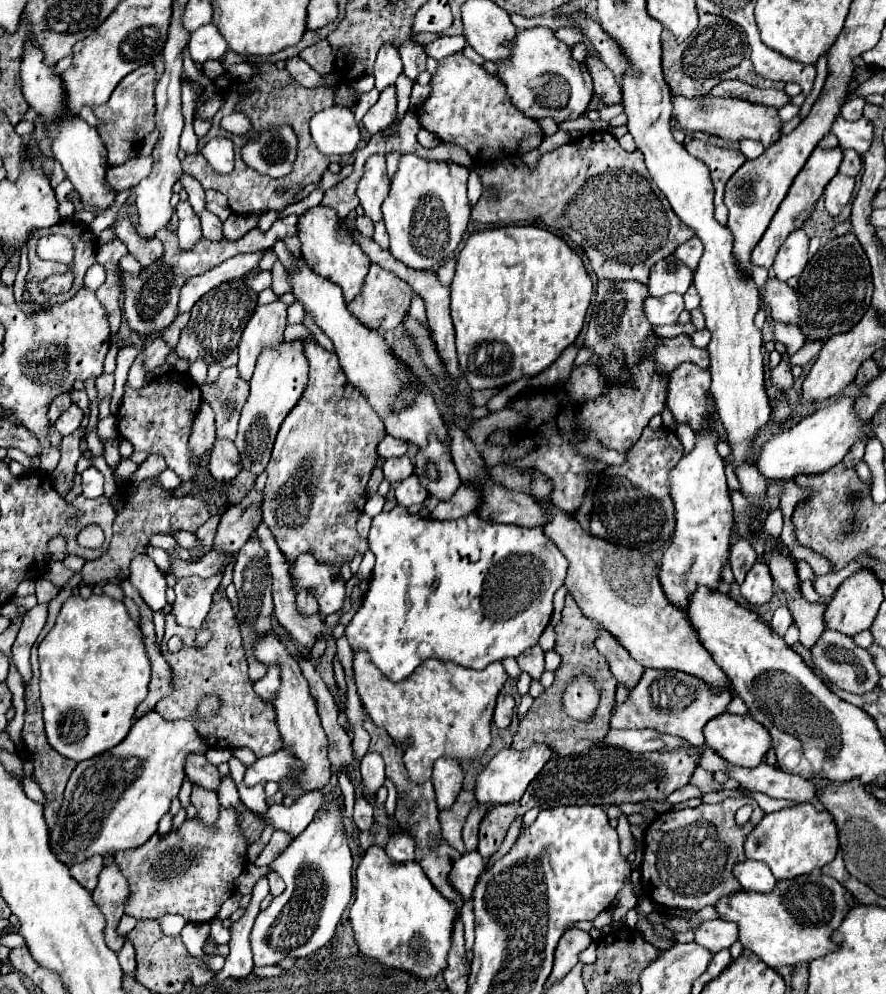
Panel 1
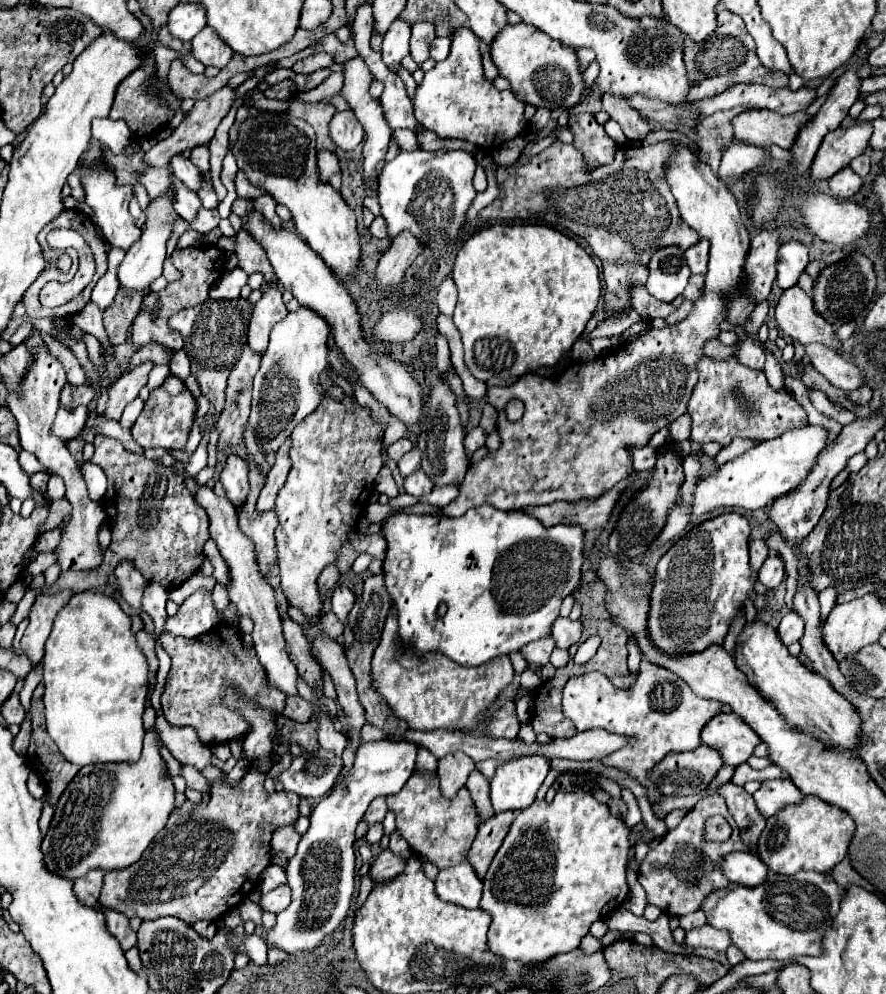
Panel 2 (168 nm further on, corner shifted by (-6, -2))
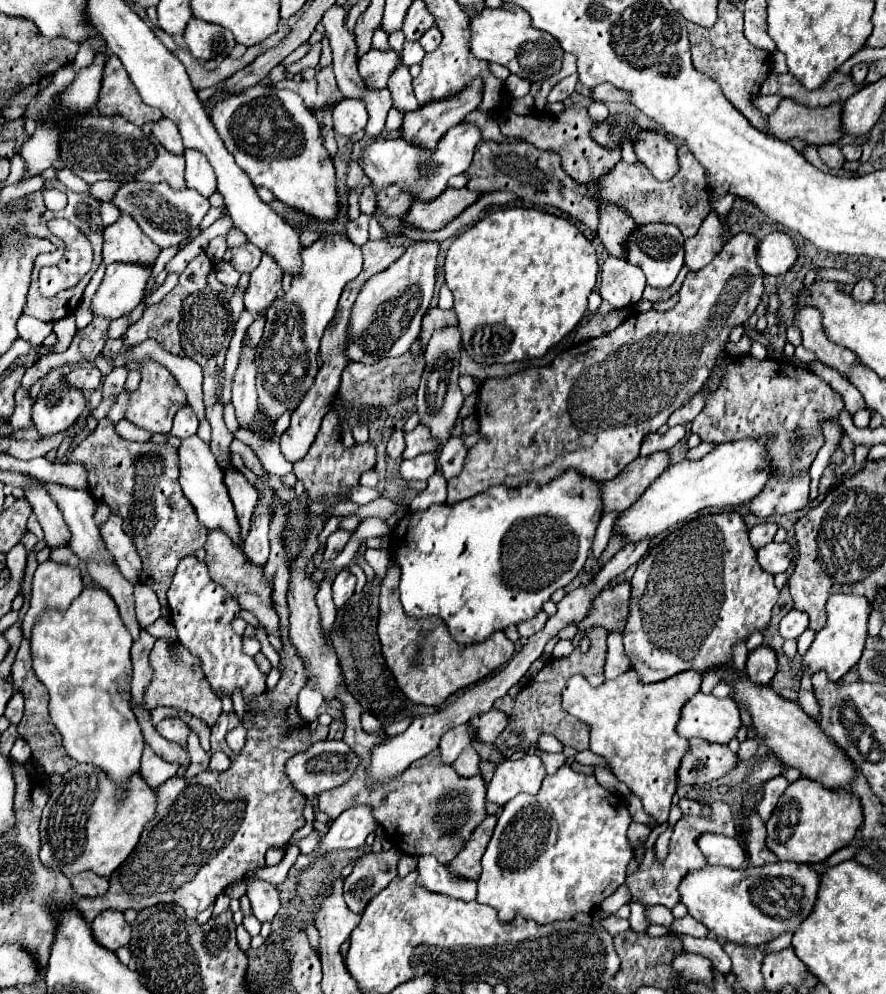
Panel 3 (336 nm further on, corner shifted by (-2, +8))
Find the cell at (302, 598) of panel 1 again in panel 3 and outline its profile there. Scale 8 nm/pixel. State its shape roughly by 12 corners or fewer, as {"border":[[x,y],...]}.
{"border":[[337,529],[327,537],[323,561],[333,561],[351,533]]}

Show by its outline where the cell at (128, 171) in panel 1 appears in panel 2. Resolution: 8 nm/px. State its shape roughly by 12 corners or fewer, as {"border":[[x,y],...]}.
{"border":[[225,85],[197,101],[169,139],[145,153],[153,167],[209,143],[237,99]]}

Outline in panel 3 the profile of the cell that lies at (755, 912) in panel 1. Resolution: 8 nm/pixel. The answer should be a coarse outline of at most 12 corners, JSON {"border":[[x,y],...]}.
{"border":[[699,837],[709,865],[681,903],[719,939],[759,947],[815,907],[809,865],[747,865],[739,841]]}

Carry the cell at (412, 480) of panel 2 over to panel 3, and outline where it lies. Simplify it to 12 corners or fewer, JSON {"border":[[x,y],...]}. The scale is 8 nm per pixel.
{"border":[[435,453],[401,461],[405,481],[427,479],[435,471]]}

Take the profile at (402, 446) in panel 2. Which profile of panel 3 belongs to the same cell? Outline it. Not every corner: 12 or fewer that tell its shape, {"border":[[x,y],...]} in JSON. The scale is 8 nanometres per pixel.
{"border":[[393,431],[387,455],[397,459],[405,449],[403,431]]}

